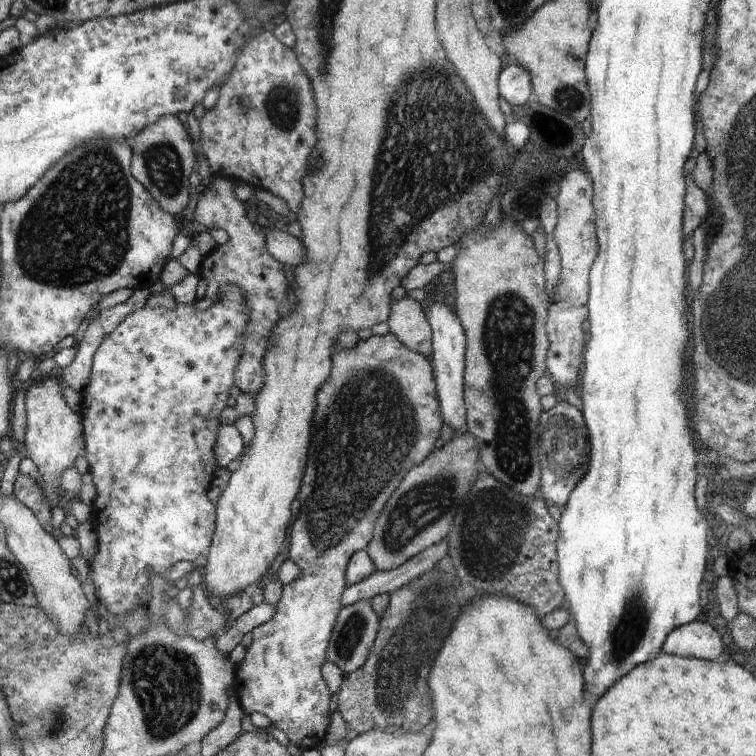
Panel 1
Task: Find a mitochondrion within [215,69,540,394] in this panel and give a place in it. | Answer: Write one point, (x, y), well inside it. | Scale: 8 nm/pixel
(282, 104)

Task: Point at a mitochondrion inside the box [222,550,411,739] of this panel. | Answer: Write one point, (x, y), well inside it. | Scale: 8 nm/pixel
(351, 632)

